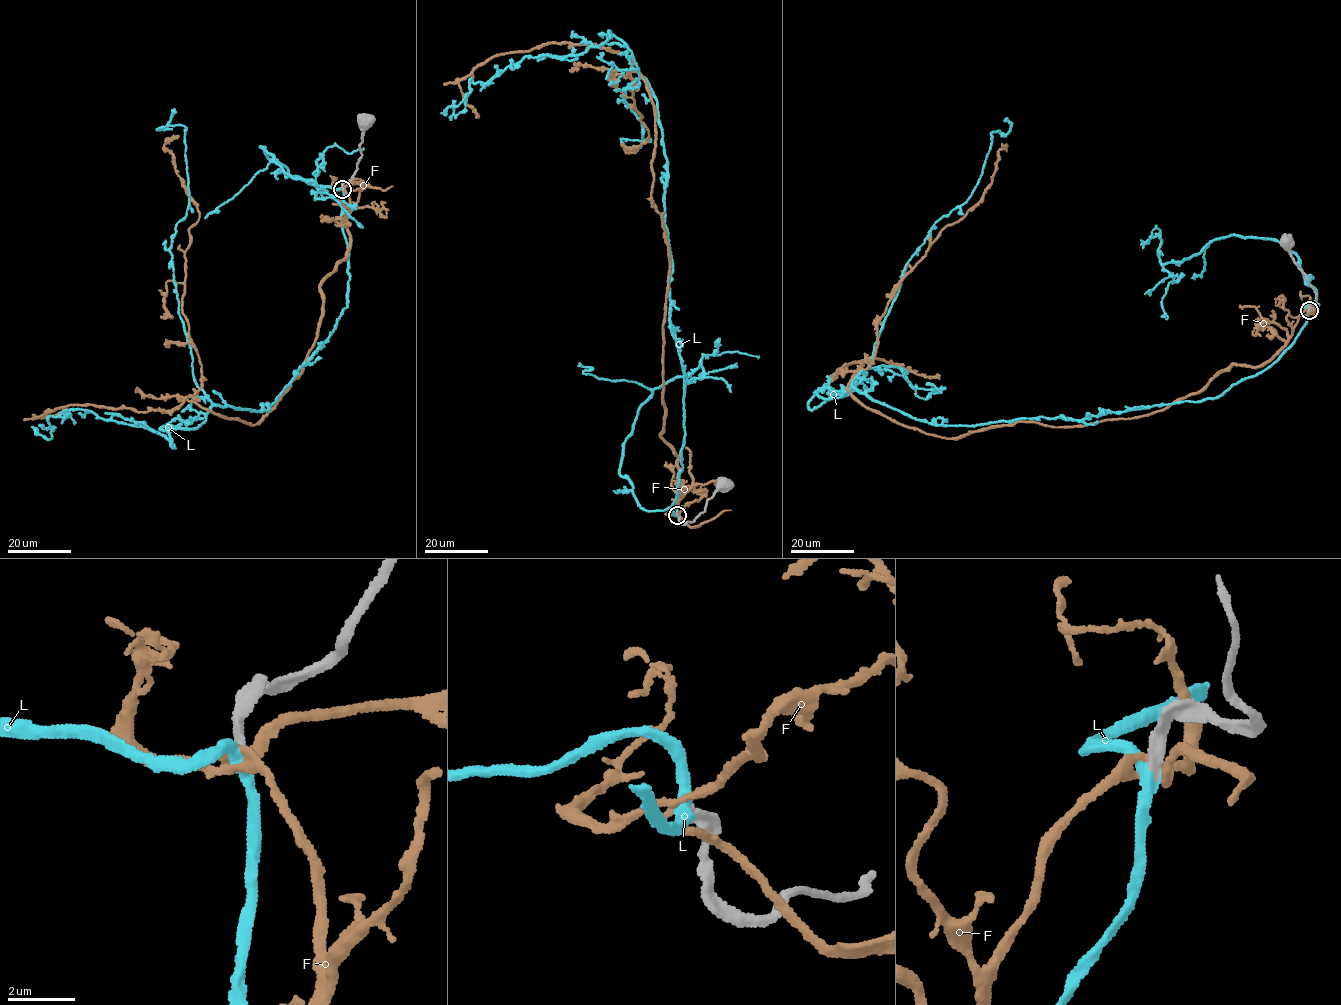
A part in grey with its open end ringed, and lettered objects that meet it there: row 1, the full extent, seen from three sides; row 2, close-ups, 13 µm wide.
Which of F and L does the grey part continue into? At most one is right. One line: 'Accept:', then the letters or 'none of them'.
Accept: L

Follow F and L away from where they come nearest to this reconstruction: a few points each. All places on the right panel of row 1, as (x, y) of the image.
F: (1308, 309), (1268, 360), (1146, 415), (951, 438), (866, 408), (848, 385), (877, 322), (980, 200), (1001, 144)
L: (1309, 309), (1275, 361), (1197, 401), (953, 426), (859, 393), (853, 380), (906, 262), (968, 198), (1004, 120)

